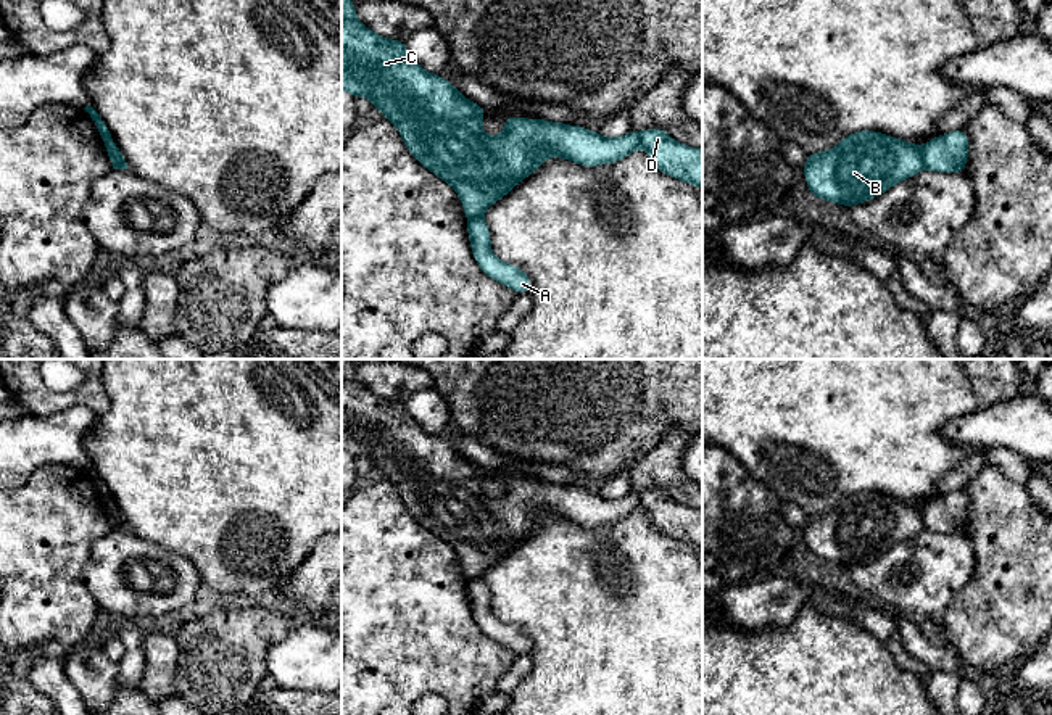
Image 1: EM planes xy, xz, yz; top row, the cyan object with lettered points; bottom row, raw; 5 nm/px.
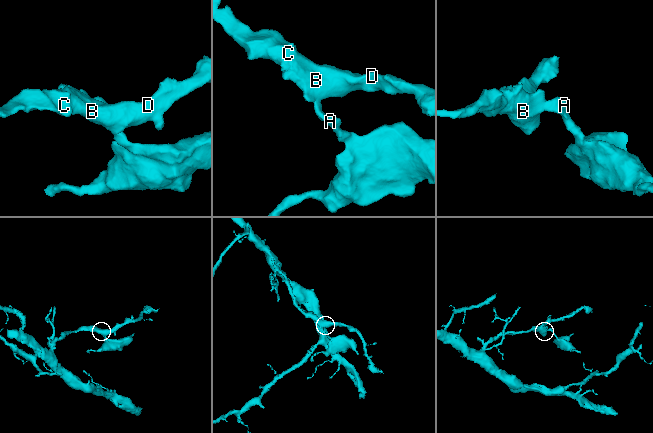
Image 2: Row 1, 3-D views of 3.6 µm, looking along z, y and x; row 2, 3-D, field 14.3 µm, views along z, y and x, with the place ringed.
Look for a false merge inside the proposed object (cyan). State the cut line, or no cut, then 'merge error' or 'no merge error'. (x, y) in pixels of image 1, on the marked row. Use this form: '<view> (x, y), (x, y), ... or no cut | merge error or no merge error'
yz (920, 147), (925, 168) | merge error

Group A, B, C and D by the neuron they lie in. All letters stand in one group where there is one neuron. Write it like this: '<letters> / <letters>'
A / B C D

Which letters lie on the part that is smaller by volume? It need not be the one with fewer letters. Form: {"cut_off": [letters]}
{"cut_off": ["A"]}

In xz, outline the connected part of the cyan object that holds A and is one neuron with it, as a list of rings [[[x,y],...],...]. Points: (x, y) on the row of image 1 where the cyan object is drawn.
[[[482,217],[469,221],[467,234],[474,259],[483,274],[506,285],[514,293],[528,293],[532,290],[532,280],[524,271],[514,264],[499,261],[493,254],[490,229]]]

